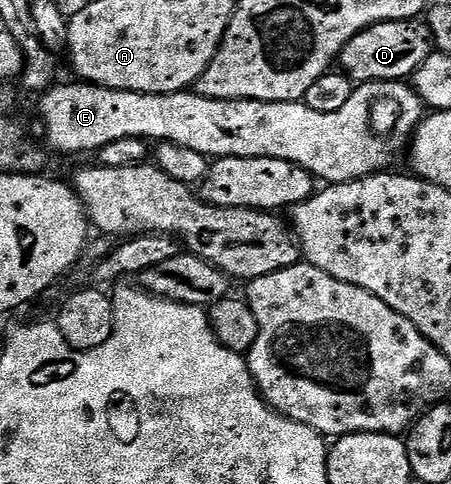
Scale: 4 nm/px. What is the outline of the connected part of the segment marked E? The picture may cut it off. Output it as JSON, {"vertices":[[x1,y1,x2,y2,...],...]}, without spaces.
{"vertices":[[376,80,366,84,357,84,351,94,351,99,342,106,340,110,335,110,335,114,323,114,319,110,311,110,303,102,263,102,262,100,216,100,202,96,196,90,186,90,184,92,164,92,163,94,147,94,146,92,128,92,118,88,104,88,98,84,88,82,76,82,77,84,62,84,57,82,46,92,40,93,37,104,37,112,41,115,41,124,45,127,45,140,57,152,89,152,95,154,103,146,111,142,119,142,119,138,135,138,136,140,148,140,150,142,166,142,169,144,178,144,181,148,195,150,199,154,222,160,223,158,275,158,283,162,298,164,303,170,307,170,318,181,326,185,342,184,358,180,364,176,374,176,377,172,384,172,392,169,393,163,397,160,397,155,404,153,408,149,414,132,418,124,421,123,426,115,426,105,422,103,419,94,413,89,412,83,404,80]]}

